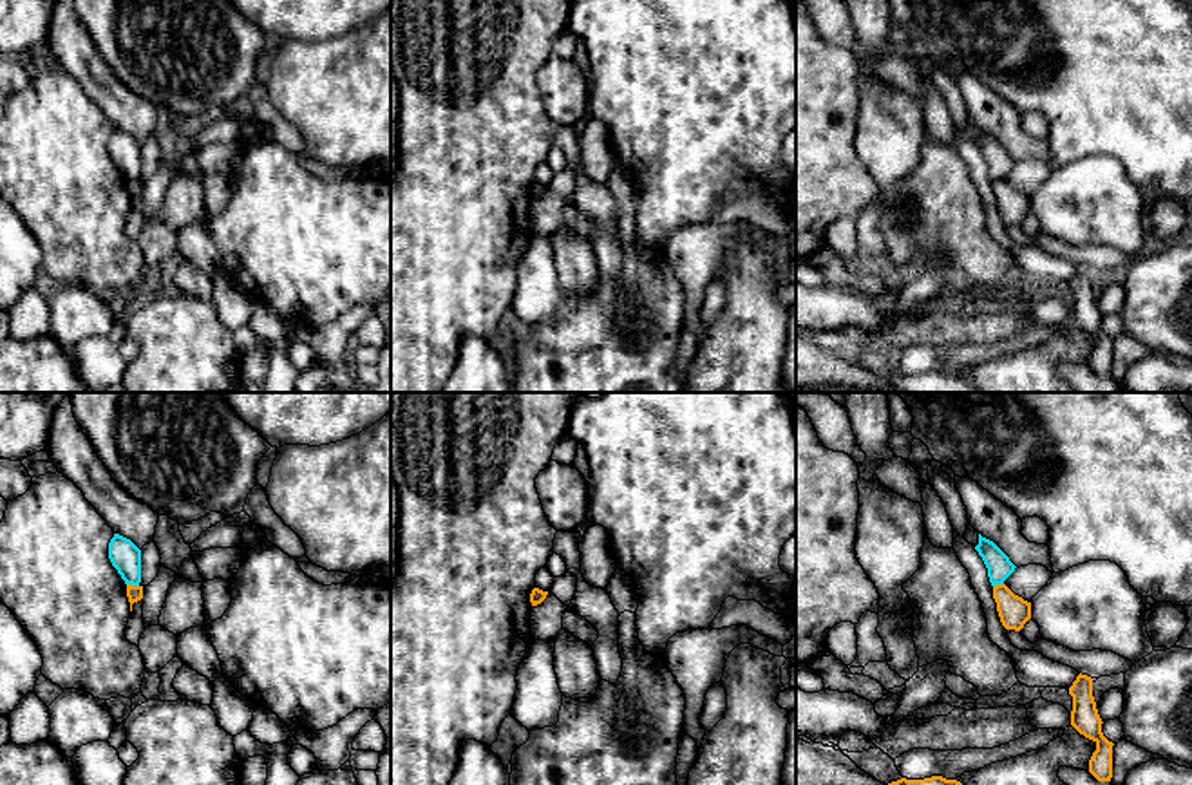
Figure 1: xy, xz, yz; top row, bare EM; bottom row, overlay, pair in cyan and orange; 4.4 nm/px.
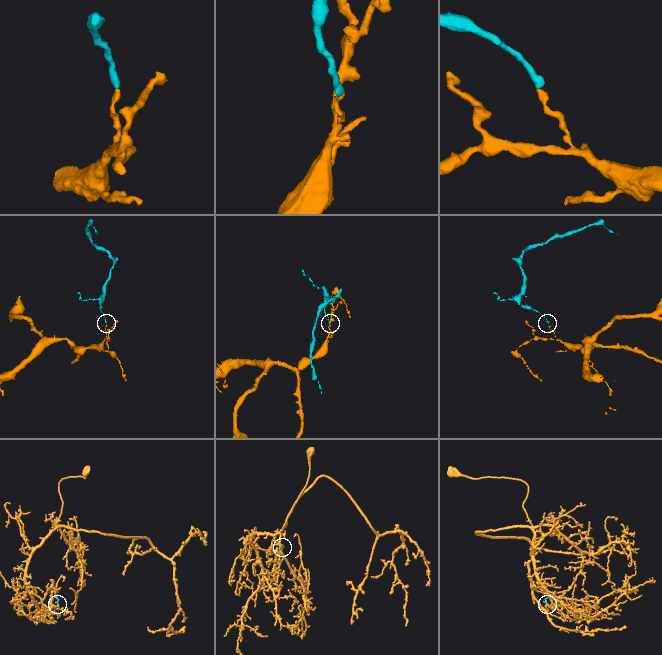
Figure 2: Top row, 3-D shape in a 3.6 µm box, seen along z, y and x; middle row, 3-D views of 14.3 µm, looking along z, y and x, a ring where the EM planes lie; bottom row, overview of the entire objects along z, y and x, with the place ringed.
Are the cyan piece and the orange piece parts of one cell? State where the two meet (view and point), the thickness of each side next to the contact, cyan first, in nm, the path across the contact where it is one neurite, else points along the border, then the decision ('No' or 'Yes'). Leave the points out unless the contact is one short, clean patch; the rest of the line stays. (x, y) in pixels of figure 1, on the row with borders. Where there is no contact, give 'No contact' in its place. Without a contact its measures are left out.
Touches cyan at xy (132, 585). Thickness 140 nm (cyan) against 70 nm. Boundary: xy (127, 583), (138, 586). No

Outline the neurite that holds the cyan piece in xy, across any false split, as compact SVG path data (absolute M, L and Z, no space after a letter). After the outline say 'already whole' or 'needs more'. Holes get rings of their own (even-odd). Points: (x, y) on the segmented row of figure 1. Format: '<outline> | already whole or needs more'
M114 534L109 543L109 559L125 584L141 582L141 550L127 537Z | already whole

